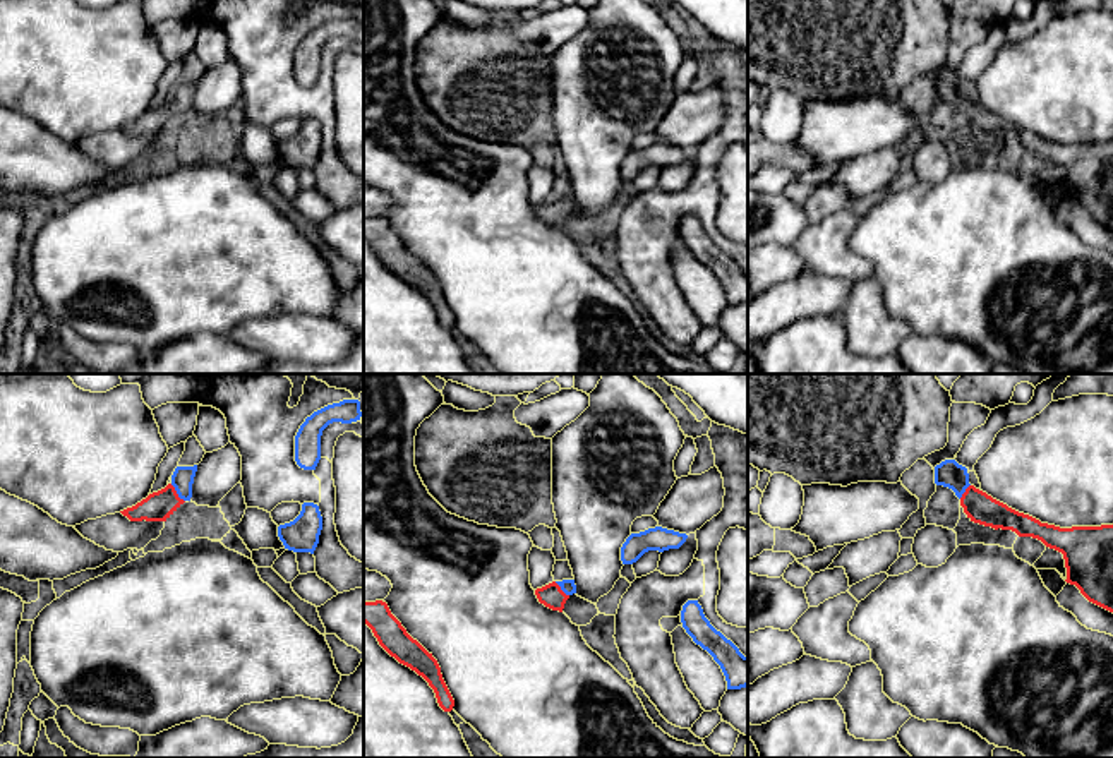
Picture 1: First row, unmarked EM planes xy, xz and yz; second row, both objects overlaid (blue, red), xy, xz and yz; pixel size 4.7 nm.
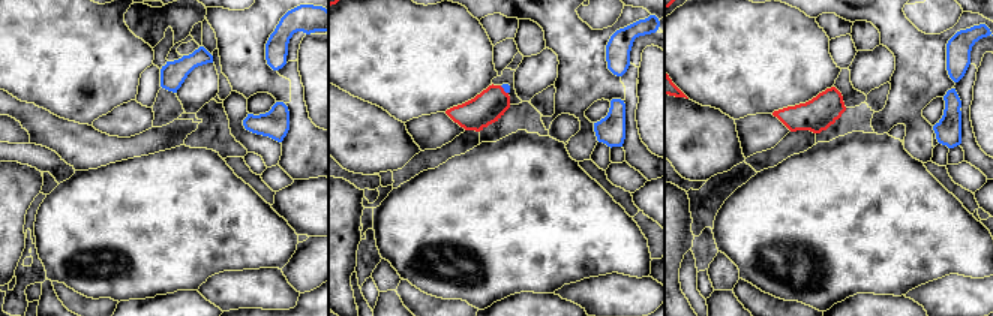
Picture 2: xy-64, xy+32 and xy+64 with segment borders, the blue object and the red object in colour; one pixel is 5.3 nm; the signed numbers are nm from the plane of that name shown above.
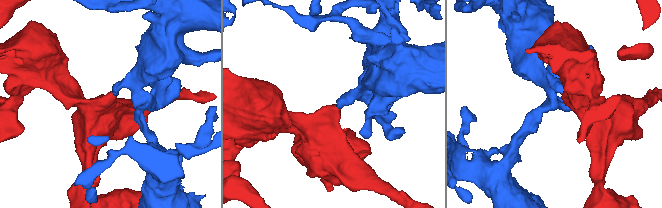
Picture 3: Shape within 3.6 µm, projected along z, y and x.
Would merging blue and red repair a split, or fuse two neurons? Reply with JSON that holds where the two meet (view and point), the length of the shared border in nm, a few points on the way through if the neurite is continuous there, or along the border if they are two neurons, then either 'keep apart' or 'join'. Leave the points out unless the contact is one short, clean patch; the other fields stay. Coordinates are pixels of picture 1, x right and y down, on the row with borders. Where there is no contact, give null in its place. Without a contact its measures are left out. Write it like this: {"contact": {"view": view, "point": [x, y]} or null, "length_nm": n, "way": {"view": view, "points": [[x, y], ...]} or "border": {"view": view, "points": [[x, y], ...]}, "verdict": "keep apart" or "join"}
{"contact": {"view": "xy", "point": [177, 493]}, "length_nm": 110, "way": {"view": "xy", "points": [[182, 479], [177, 493], [158, 506]]}, "verdict": "join"}

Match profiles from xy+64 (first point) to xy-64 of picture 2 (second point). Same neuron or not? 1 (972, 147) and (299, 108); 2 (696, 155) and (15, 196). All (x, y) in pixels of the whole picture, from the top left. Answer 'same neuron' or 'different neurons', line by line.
1: same neuron
2: different neurons

